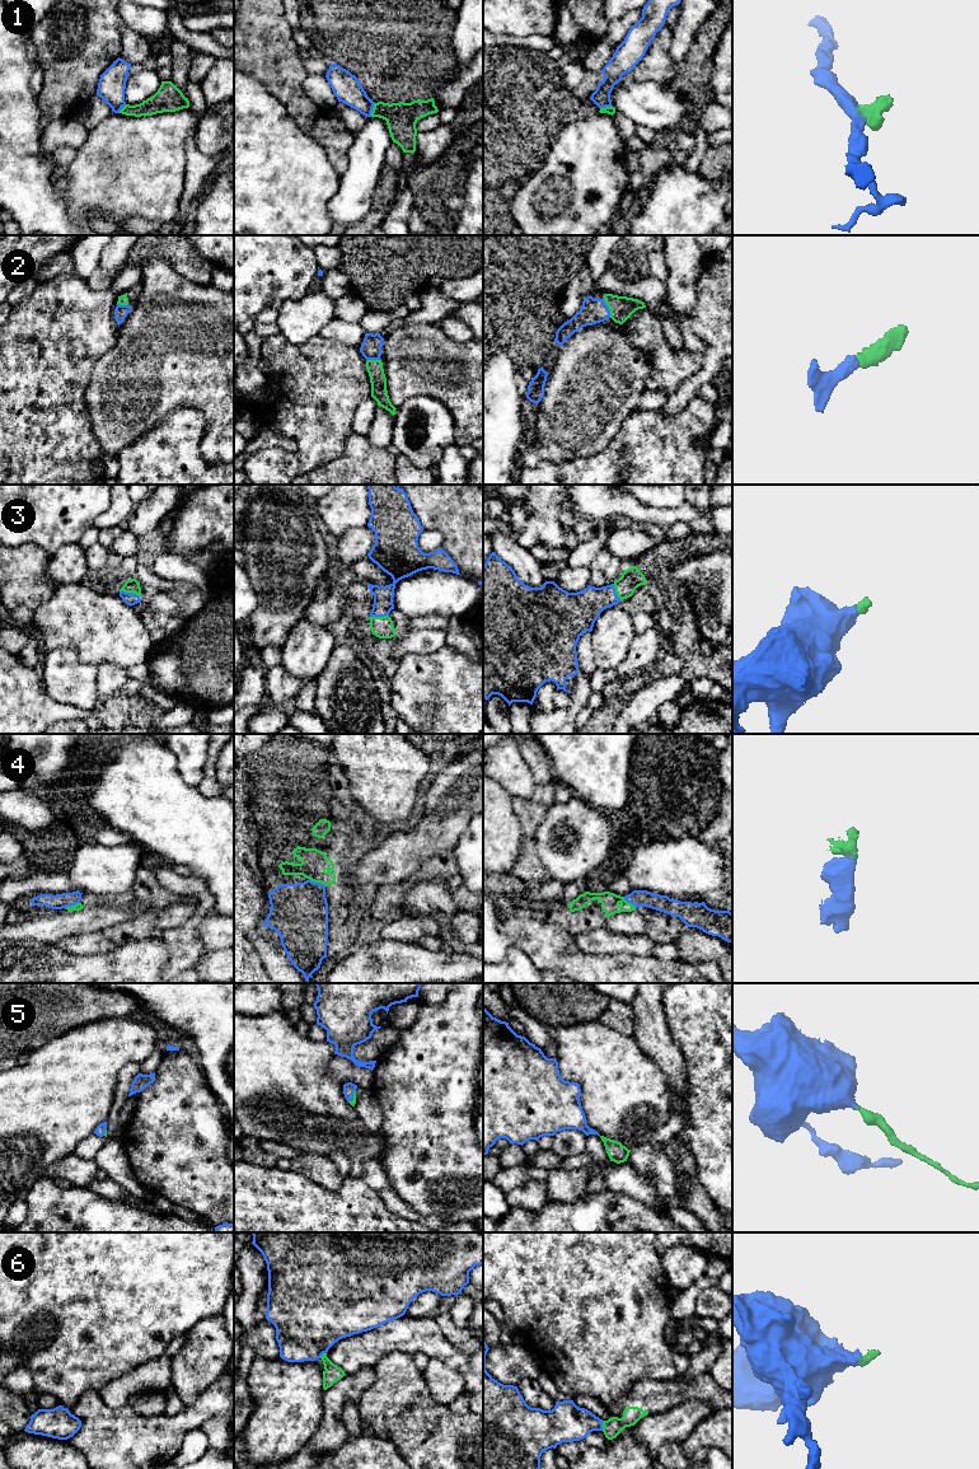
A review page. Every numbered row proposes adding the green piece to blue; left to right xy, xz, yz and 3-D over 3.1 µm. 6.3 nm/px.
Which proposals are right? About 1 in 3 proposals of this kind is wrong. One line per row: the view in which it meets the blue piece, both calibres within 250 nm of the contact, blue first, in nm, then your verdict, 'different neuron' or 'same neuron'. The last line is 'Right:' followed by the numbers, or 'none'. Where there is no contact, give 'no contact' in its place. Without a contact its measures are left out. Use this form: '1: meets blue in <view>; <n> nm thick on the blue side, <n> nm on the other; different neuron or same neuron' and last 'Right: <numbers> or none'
1: meets blue in xz; 170 nm thick on the blue side, 190 nm on the other; different neuron
2: meets blue in yz; 160 nm thick on the blue side, 150 nm on the other; same neuron
3: meets blue in xy; 80 nm thick on the blue side, 90 nm on the other; same neuron
4: meets blue in xz; 360 nm thick on the blue side, 170 nm on the other; same neuron
5: meets blue in xz; 80 nm thick on the blue side, 40 nm on the other; same neuron
6: meets blue in yz; 240 nm thick on the blue side, 120 nm on the other; same neuron
Right: 2, 3, 4, 5, 6

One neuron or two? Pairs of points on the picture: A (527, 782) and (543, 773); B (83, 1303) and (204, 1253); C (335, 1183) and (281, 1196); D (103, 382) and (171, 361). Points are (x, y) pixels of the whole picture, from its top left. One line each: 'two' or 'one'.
A: two
B: one
C: two
D: one

